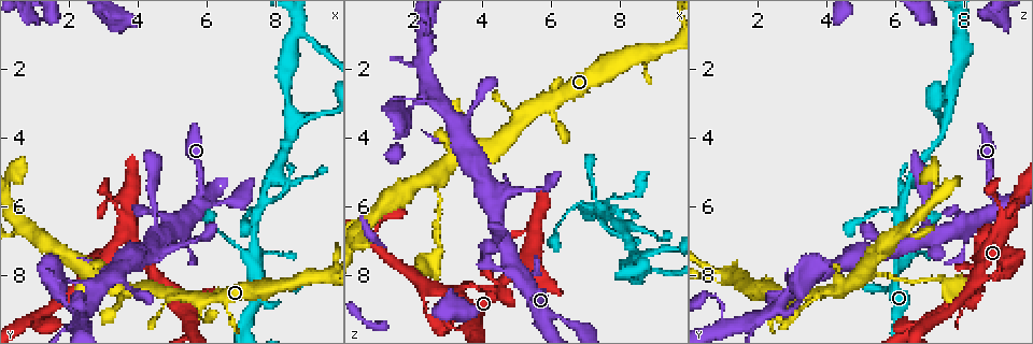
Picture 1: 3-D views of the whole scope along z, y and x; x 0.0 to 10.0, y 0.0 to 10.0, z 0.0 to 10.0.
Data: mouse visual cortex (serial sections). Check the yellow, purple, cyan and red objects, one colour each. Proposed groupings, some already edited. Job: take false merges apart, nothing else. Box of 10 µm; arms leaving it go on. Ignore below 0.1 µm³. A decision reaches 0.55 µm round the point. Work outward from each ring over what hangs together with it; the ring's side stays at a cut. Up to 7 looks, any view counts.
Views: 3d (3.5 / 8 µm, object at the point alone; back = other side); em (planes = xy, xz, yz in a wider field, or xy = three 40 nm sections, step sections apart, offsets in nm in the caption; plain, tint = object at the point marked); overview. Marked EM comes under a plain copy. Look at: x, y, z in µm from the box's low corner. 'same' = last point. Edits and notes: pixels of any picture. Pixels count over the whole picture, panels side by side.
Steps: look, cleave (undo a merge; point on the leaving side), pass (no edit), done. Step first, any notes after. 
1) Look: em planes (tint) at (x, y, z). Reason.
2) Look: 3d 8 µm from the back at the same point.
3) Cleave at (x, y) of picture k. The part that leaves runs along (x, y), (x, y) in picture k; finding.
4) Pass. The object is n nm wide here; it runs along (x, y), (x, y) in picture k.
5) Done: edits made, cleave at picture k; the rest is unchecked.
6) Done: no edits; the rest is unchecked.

Look: 3d 8 µm at (8.35, 4.00, 7.25). Two arms in line, one across.

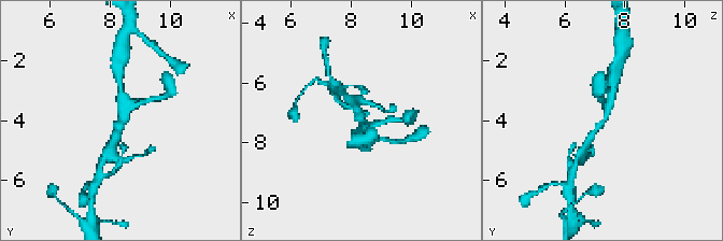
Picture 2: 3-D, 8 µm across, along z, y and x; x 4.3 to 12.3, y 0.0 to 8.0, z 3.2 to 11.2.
Look: 3d 3.5 µm at the same point.

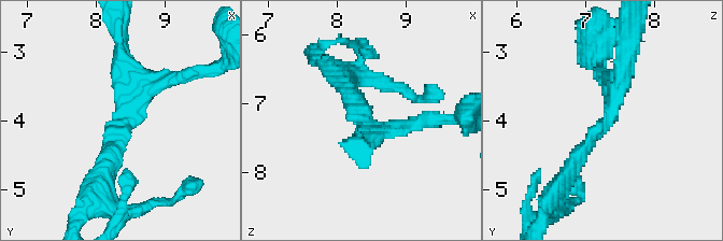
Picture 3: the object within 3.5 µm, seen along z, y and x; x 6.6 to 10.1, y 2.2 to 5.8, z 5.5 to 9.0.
Look: em xy step 2 (tint) at (8.40, 4.00, 7.25). Now the EM.

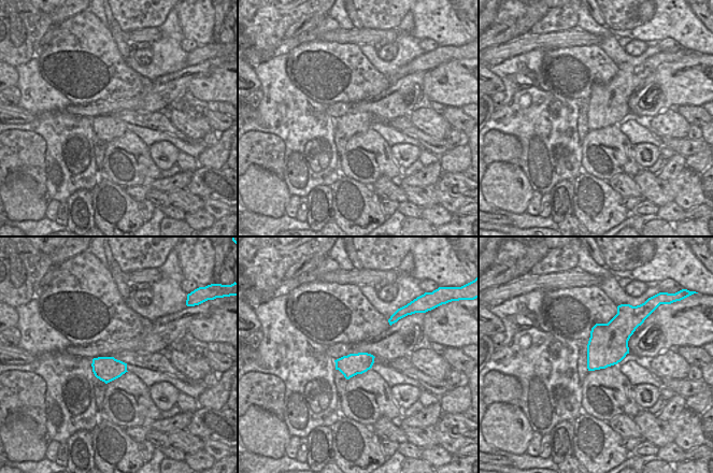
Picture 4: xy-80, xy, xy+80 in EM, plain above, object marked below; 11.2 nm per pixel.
Pass. The object is 240 nm wide here; it runs along (567, 176), (611, 114), (631, 52) in picture 3; continuous, no second cell.

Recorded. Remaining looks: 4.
Look: 3d 3.5 µm at (8.60, 0.95, 7.85). Branch point.

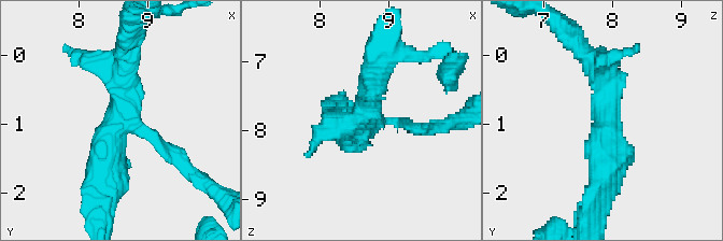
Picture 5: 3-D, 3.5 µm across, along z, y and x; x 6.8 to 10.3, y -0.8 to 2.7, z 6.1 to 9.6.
Look: em xy step 1 (tint) at (8.60, 0.95, 7.85). 3 arms meet here; the arms are 150, 400, 450 nm wide; shape alone is not enough.

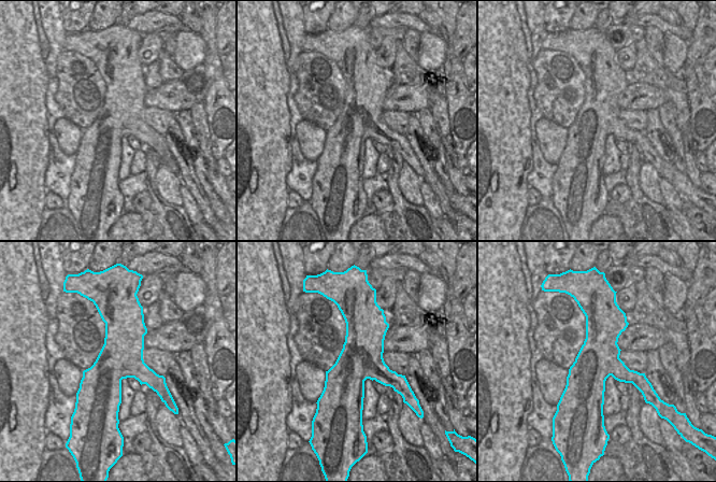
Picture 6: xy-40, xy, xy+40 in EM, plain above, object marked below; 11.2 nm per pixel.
Pass. It runs along (600, 192), (606, 179), (606, 56) in picture 5; all the same cell.

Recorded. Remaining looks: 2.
Look: 3d 3.5 µm at (2.35, 7.70, 9.15).

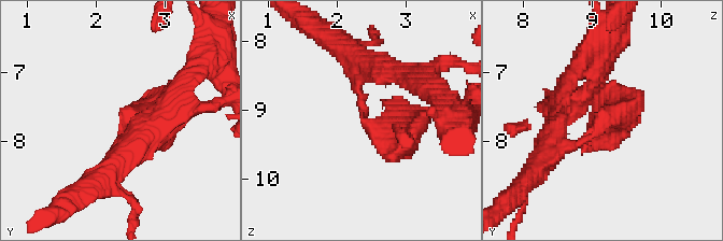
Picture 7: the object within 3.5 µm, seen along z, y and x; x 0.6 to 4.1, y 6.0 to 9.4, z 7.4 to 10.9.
Look: em xy step 3 (tint) at (2.40, 7.75, 9.10). Need the tissue.

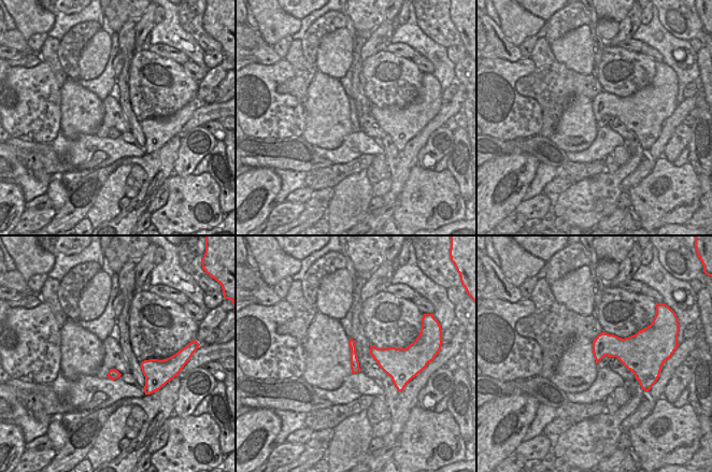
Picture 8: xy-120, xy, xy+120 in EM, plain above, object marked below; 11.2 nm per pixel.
Pass. It runs along (549, 143), (587, 143) in picture 7; continuous, no second cell.

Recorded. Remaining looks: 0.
Done: no edits; the rest is unchecked.

